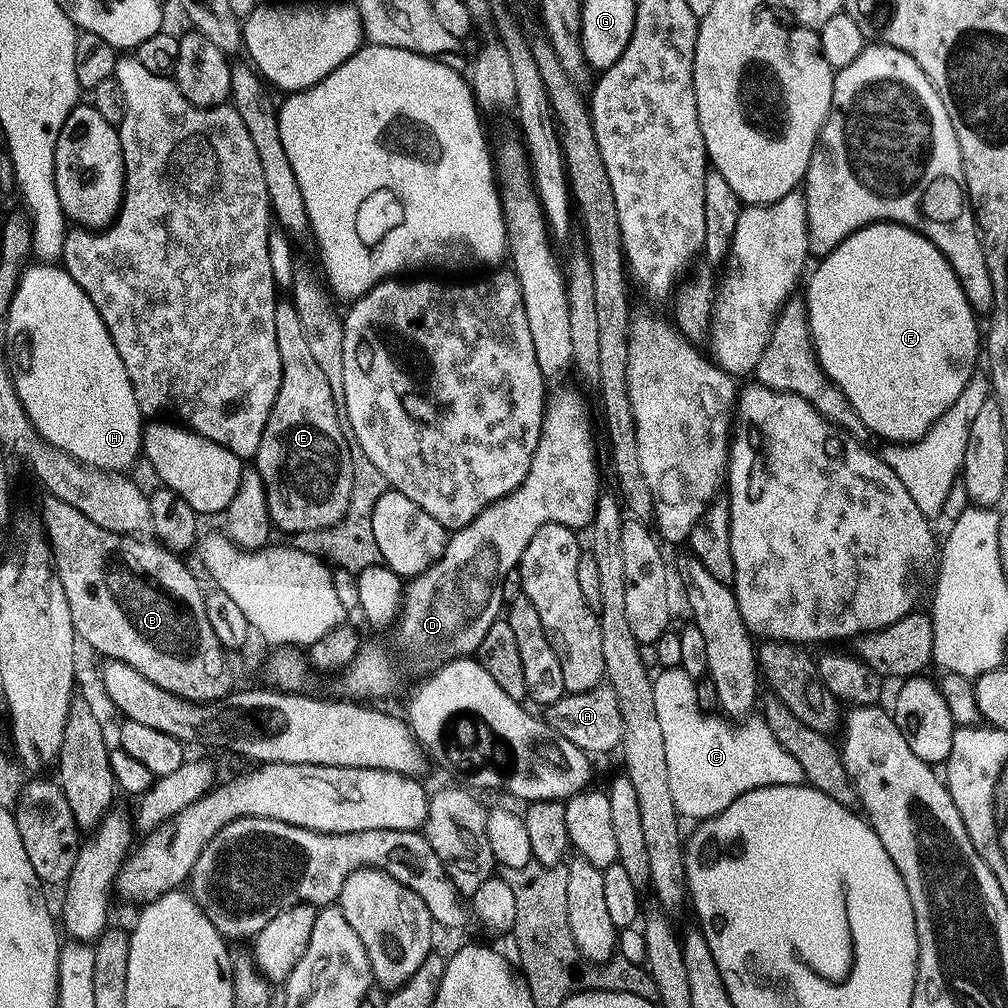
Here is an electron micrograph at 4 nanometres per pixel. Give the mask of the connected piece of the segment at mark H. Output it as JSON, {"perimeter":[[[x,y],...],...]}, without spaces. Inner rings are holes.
{"perimeter":[[[52,262],[29,263],[20,275],[20,281],[14,290],[7,317],[2,325],[4,325],[4,336],[8,339],[8,348],[12,351],[12,356],[10,355],[12,384],[16,388],[16,393],[22,402],[24,412],[28,415],[28,420],[35,426],[40,437],[46,443],[51,444],[53,448],[64,452],[67,456],[74,457],[81,464],[87,464],[89,468],[98,468],[101,472],[127,473],[128,467],[136,459],[138,461],[141,459],[146,420],[134,398],[134,390],[130,386],[126,366],[122,366],[122,358],[118,358],[118,350],[110,338],[110,330],[106,330],[106,322],[102,322],[102,314],[98,314],[94,302],[90,302],[90,298],[82,290],[82,286],[78,286],[78,282],[74,282],[74,278],[70,278],[70,274],[63,266],[57,266]]]}

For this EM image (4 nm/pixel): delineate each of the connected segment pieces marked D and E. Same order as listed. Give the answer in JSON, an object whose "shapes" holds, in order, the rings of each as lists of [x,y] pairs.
{"shapes":[[[[568,388],[560,392],[556,400],[549,399],[544,410],[544,421],[540,431],[540,441],[534,450],[530,470],[526,478],[510,494],[495,500],[474,522],[465,528],[455,529],[448,537],[444,554],[422,574],[411,577],[402,592],[402,603],[398,613],[400,644],[412,648],[420,664],[439,666],[450,660],[471,657],[478,650],[486,630],[495,620],[501,619],[505,602],[502,596],[503,579],[506,574],[517,571],[530,538],[547,524],[561,524],[573,530],[587,529],[596,513],[596,503],[600,501],[600,468],[596,465],[596,440],[592,437],[592,416],[584,396]]],[[[284,298],[277,303],[274,330],[278,334],[278,356],[282,358],[282,382],[254,457],[254,470],[268,489],[268,518],[279,531],[281,528],[287,534],[332,528],[346,514],[354,486],[354,466],[348,449],[348,436],[342,426],[338,426],[341,409],[334,406],[330,382],[326,382],[322,366],[318,366],[314,353],[310,351],[304,323],[291,299]]]]}

